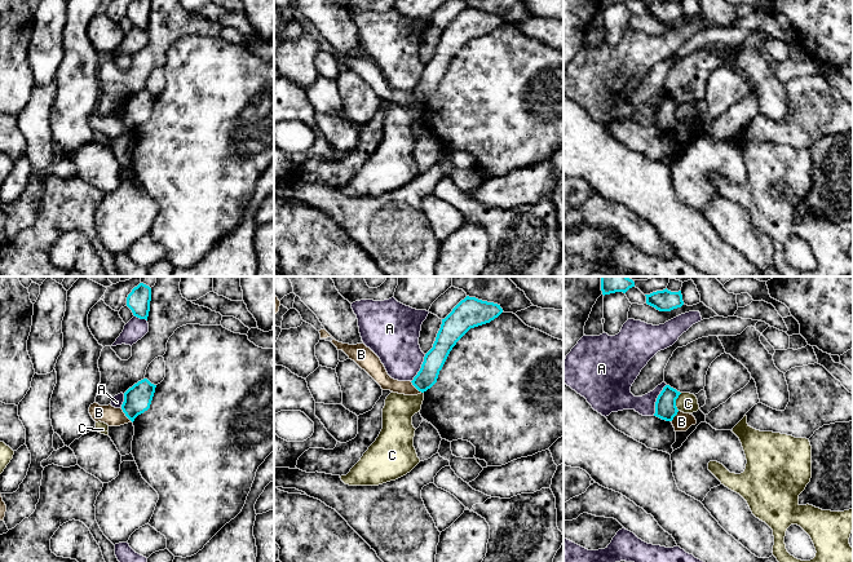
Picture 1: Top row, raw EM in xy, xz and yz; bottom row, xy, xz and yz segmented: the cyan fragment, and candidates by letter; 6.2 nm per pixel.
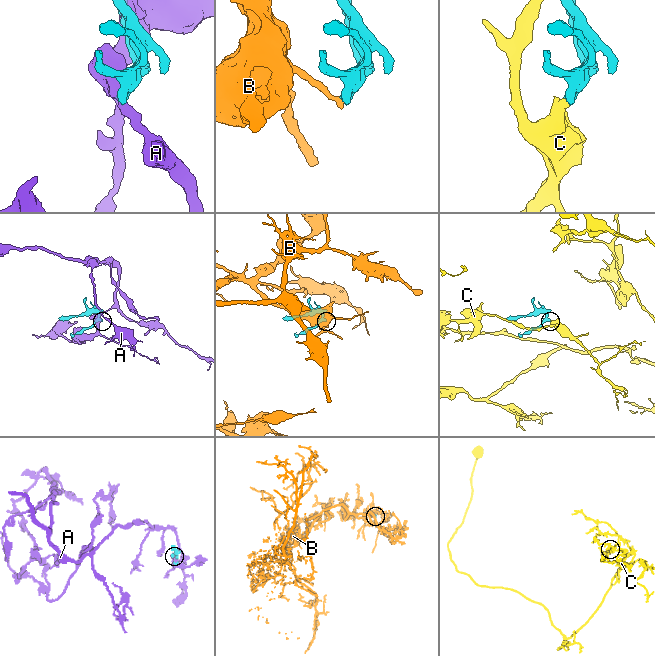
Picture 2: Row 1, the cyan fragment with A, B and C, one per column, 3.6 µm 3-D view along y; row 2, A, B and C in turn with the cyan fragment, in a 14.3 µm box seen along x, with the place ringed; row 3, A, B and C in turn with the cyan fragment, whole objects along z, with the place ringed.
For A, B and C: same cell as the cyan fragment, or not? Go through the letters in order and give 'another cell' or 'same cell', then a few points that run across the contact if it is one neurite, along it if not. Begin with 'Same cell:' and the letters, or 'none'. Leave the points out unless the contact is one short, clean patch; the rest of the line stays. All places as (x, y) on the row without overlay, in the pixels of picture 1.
Same cell: none
A: another cell
B: another cell | xy (120, 119), (132, 132)
C: another cell

